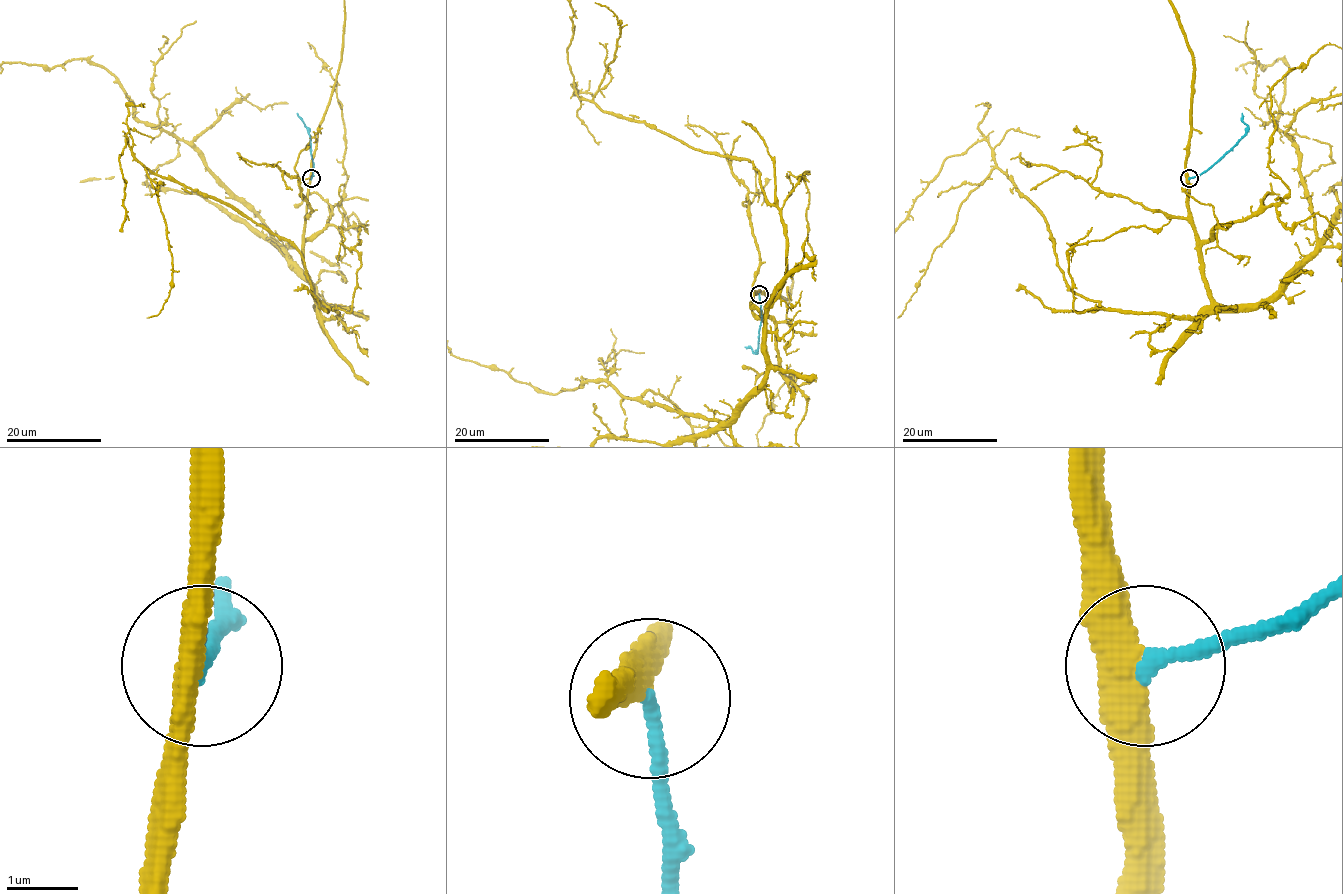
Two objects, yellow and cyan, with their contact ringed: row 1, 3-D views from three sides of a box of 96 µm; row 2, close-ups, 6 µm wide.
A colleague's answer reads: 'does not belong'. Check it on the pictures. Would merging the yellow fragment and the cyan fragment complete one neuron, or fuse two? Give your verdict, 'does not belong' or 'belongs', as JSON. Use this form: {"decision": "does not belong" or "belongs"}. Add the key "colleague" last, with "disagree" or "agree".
{"decision": "belongs", "colleague": "disagree"}

